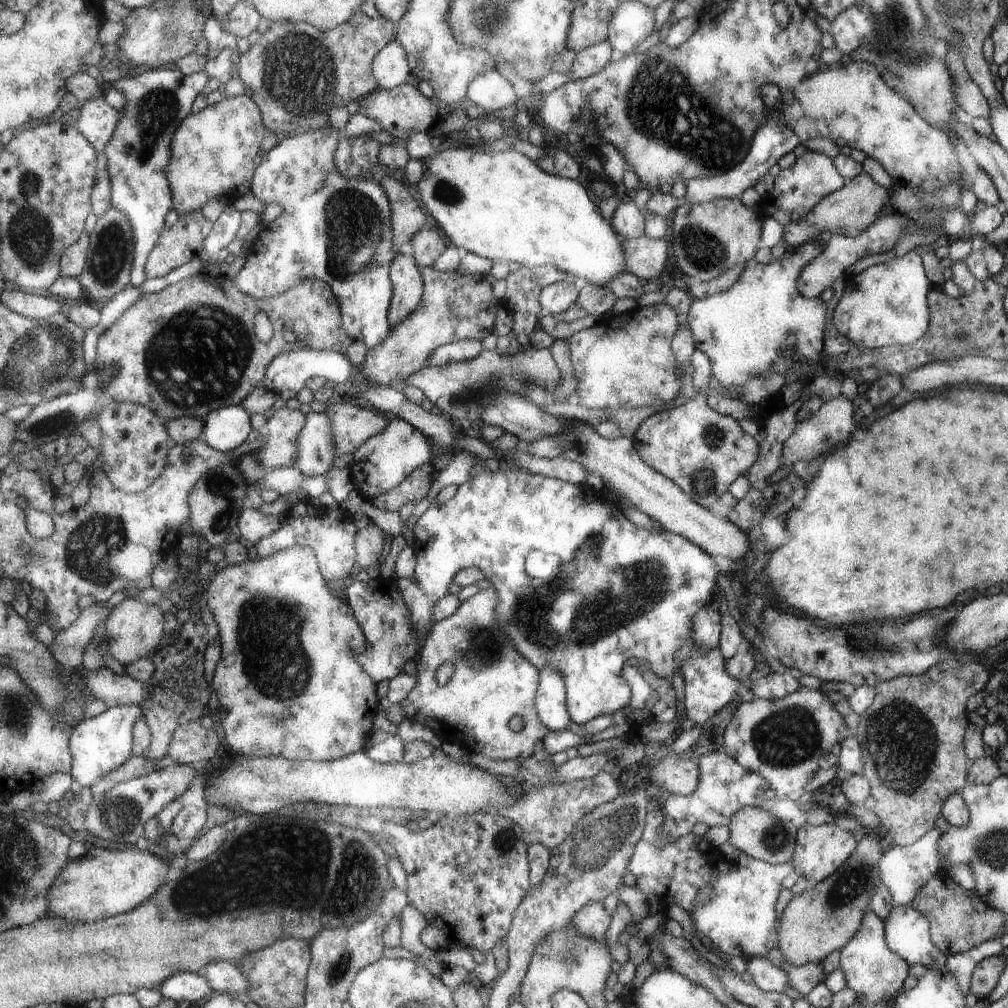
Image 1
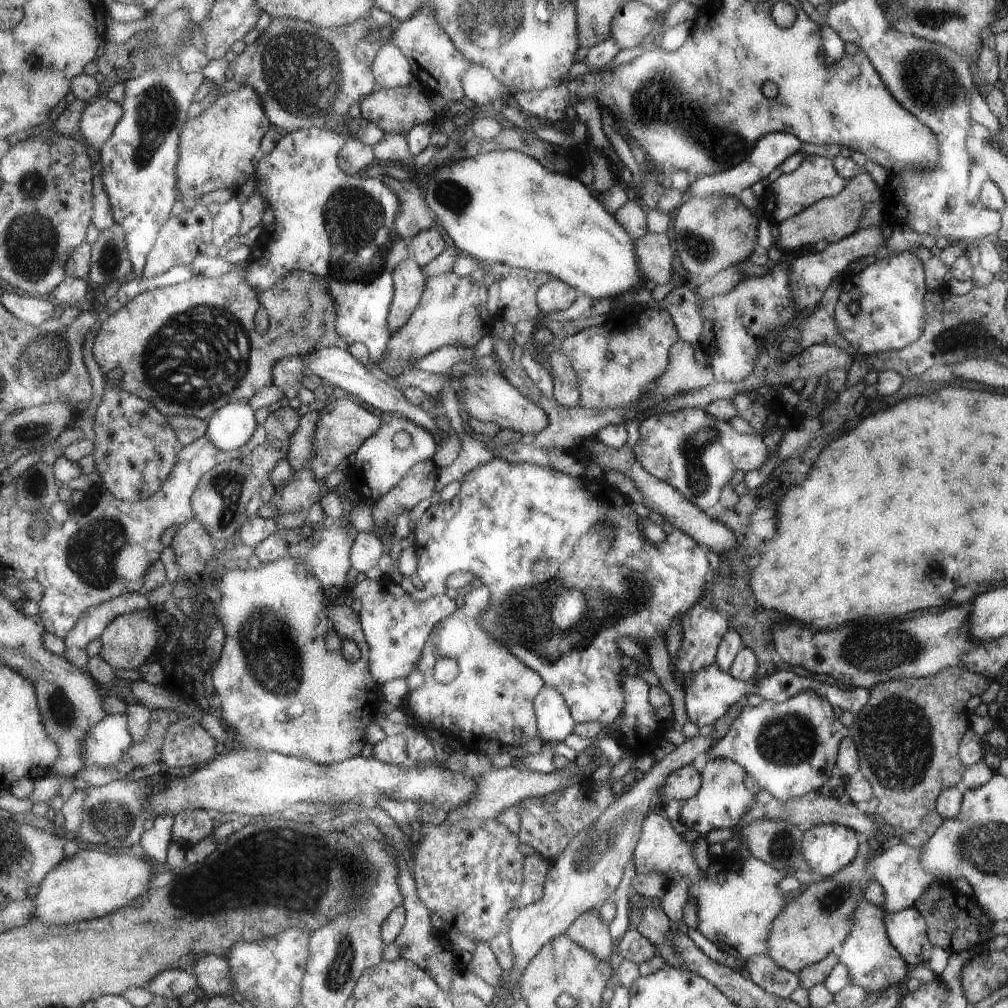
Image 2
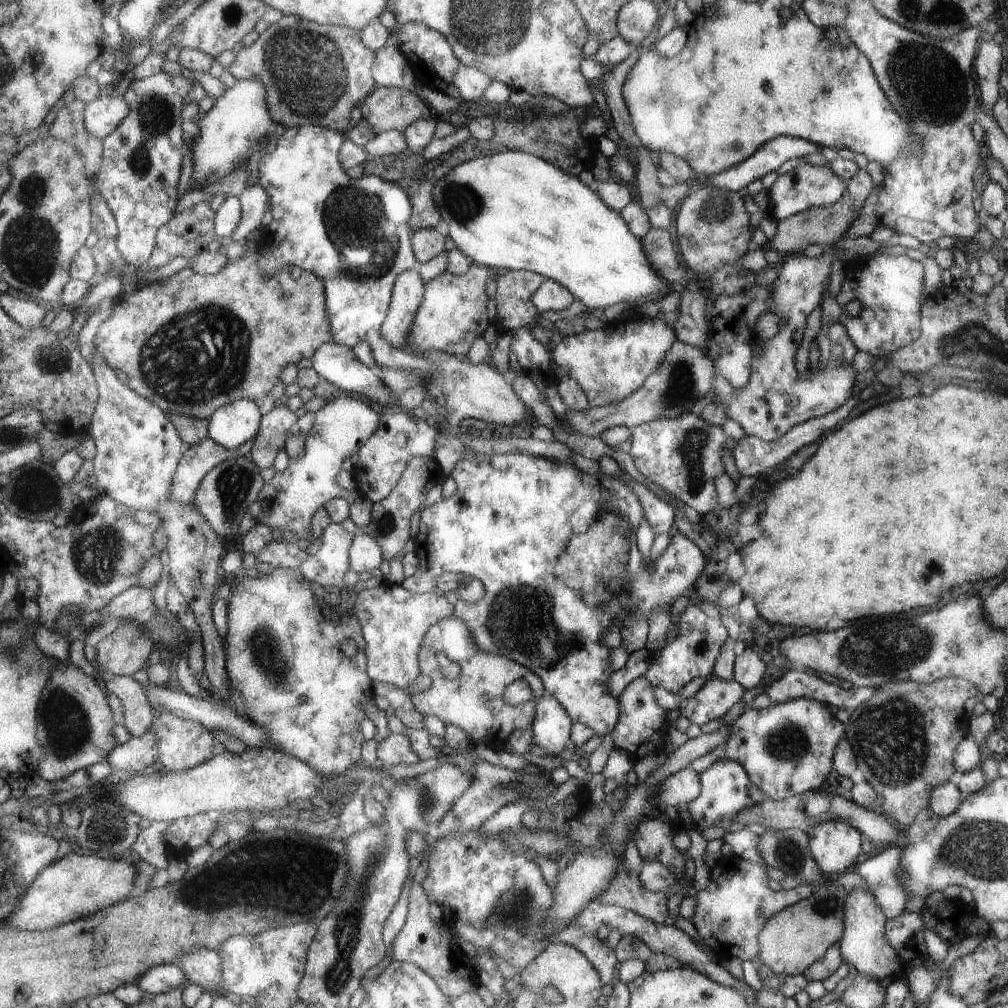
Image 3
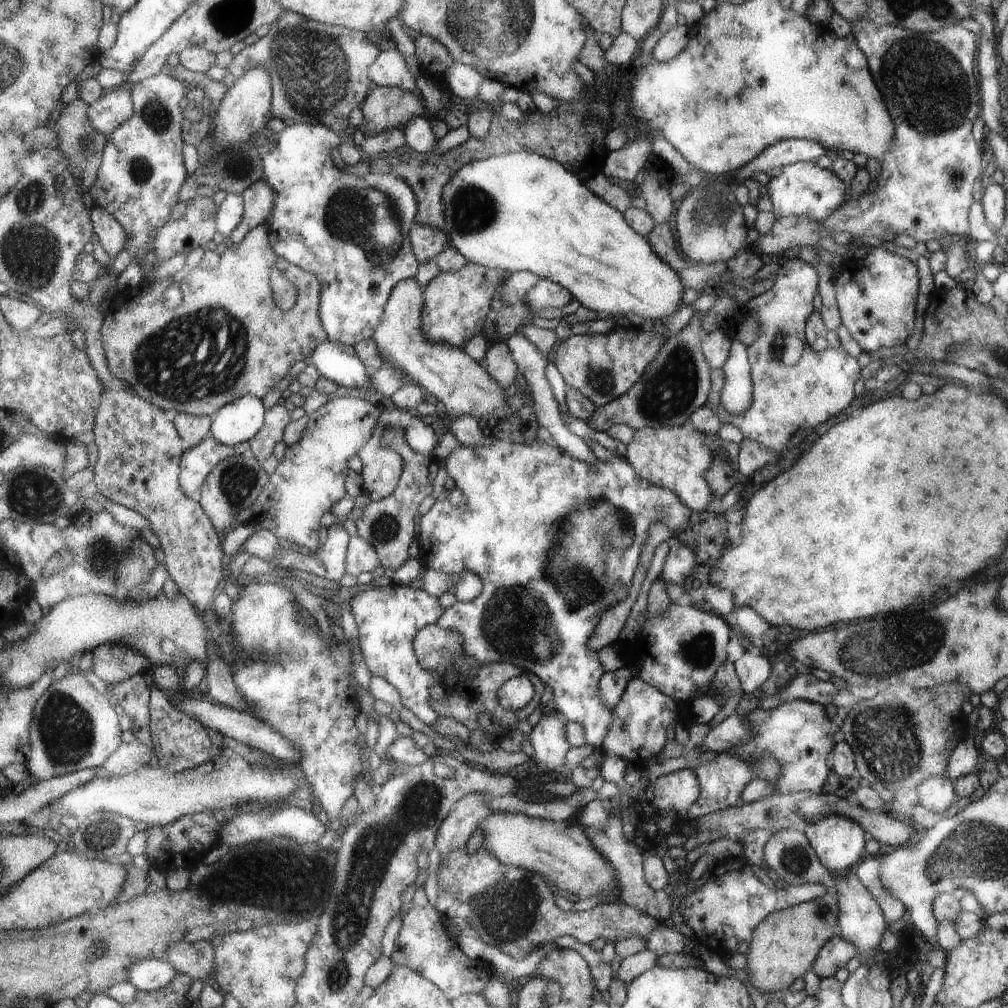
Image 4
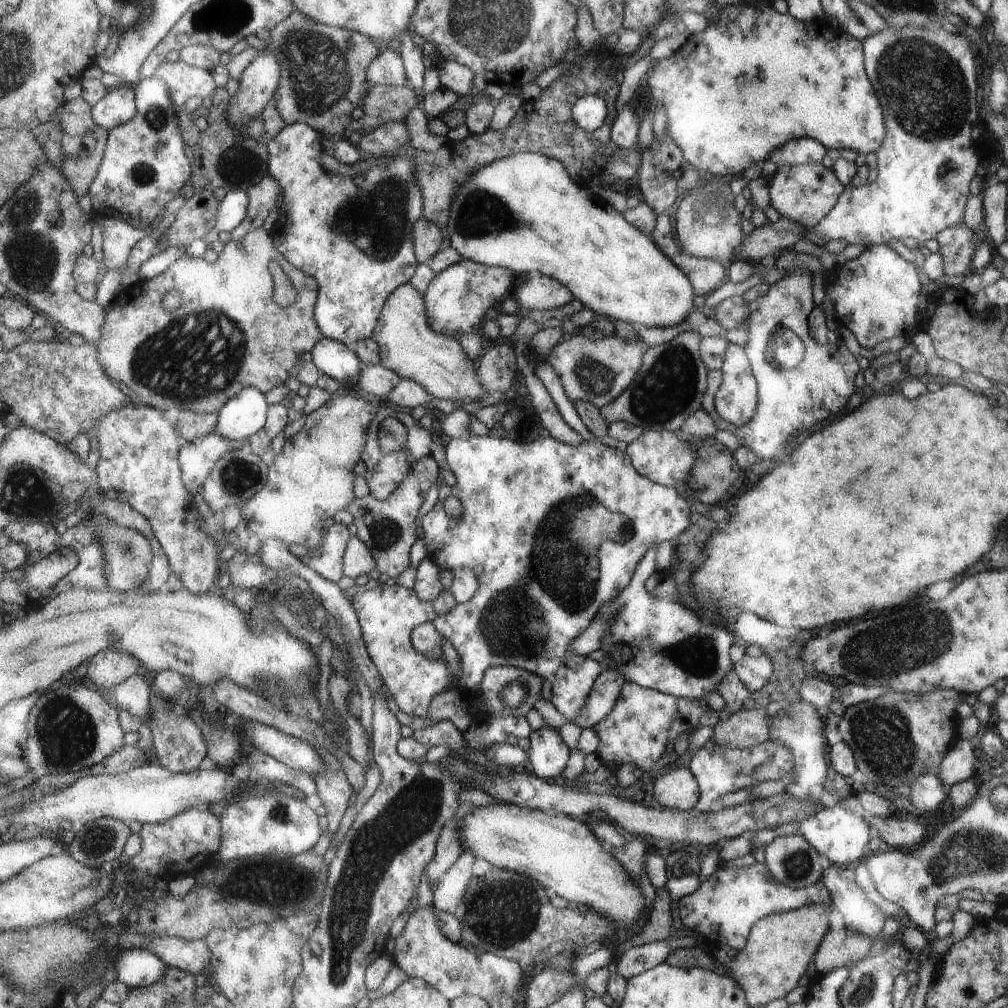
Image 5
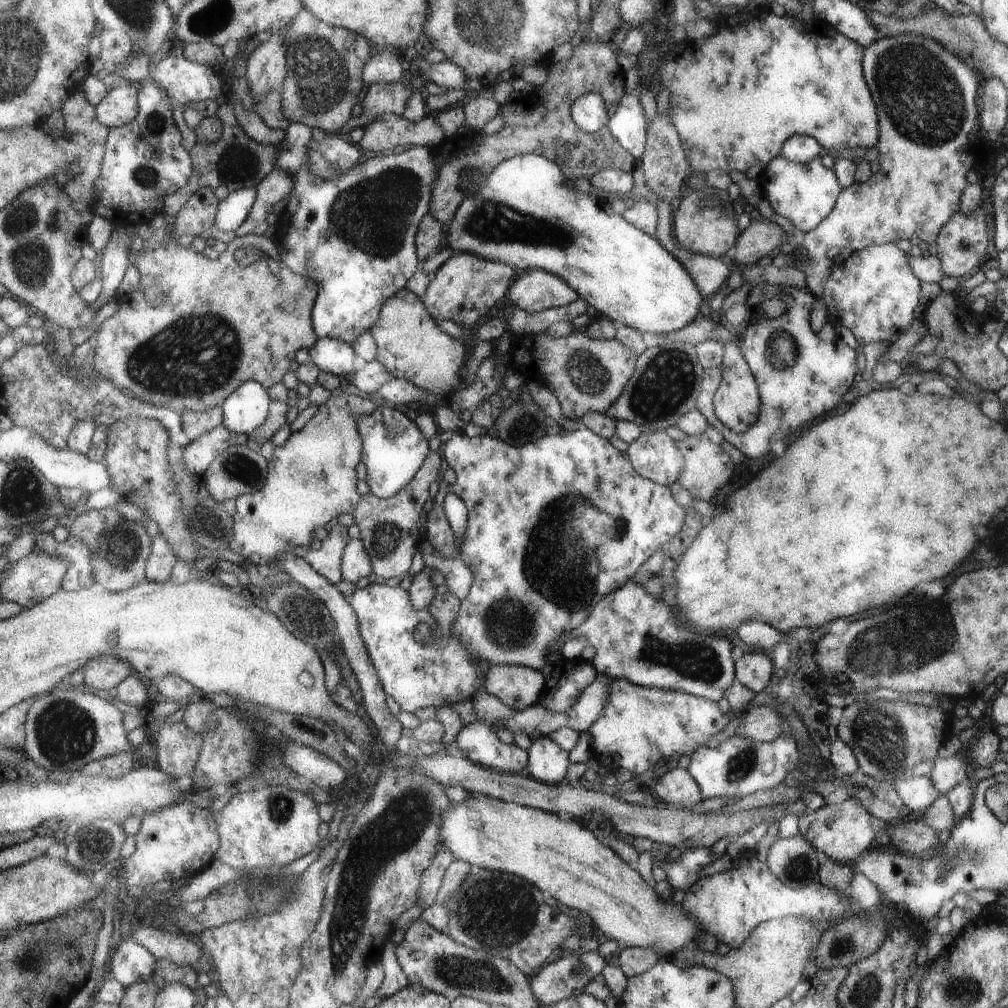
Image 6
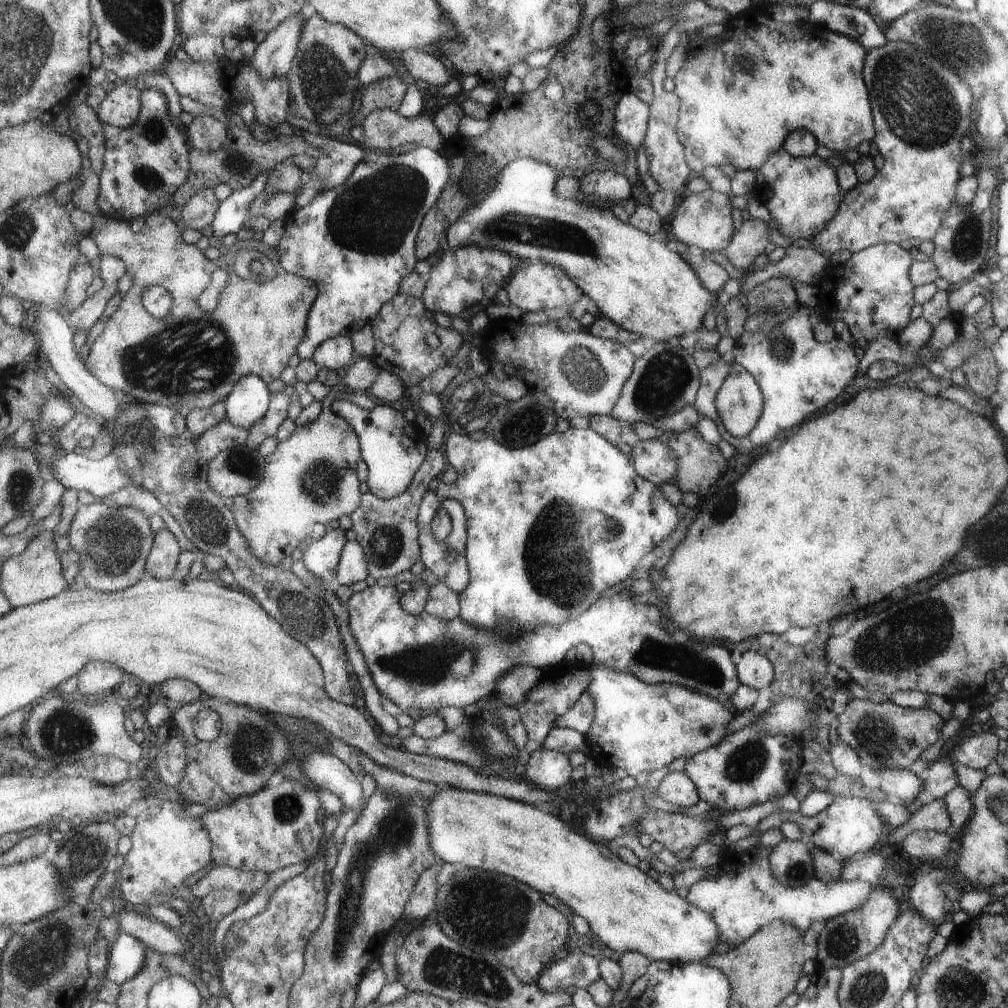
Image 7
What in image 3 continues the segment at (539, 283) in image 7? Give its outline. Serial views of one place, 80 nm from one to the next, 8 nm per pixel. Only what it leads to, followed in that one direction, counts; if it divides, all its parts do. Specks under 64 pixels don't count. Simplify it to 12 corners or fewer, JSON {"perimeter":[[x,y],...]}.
{"perimeter":[[547,279],[532,296],[542,314],[563,312],[577,297]]}

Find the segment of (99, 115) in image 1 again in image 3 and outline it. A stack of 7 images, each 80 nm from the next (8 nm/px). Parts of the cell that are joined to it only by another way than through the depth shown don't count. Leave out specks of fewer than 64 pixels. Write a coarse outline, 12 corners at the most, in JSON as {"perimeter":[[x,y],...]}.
{"perimeter":[[100,96],[86,106],[87,132],[104,141],[124,122],[124,96]]}

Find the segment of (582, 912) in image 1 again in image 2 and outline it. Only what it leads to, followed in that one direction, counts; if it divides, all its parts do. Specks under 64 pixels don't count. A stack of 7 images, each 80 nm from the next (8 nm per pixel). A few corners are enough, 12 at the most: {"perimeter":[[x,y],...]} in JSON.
{"perimeter":[[584,912],[565,934],[601,960],[611,960],[610,924]]}

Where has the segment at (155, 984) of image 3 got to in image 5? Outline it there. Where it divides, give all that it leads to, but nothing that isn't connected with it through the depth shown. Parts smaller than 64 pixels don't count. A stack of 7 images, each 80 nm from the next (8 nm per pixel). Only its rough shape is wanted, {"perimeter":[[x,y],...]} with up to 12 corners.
{"perimeter":[[146,947],[115,958],[118,981],[144,988],[163,978],[168,965]]}

